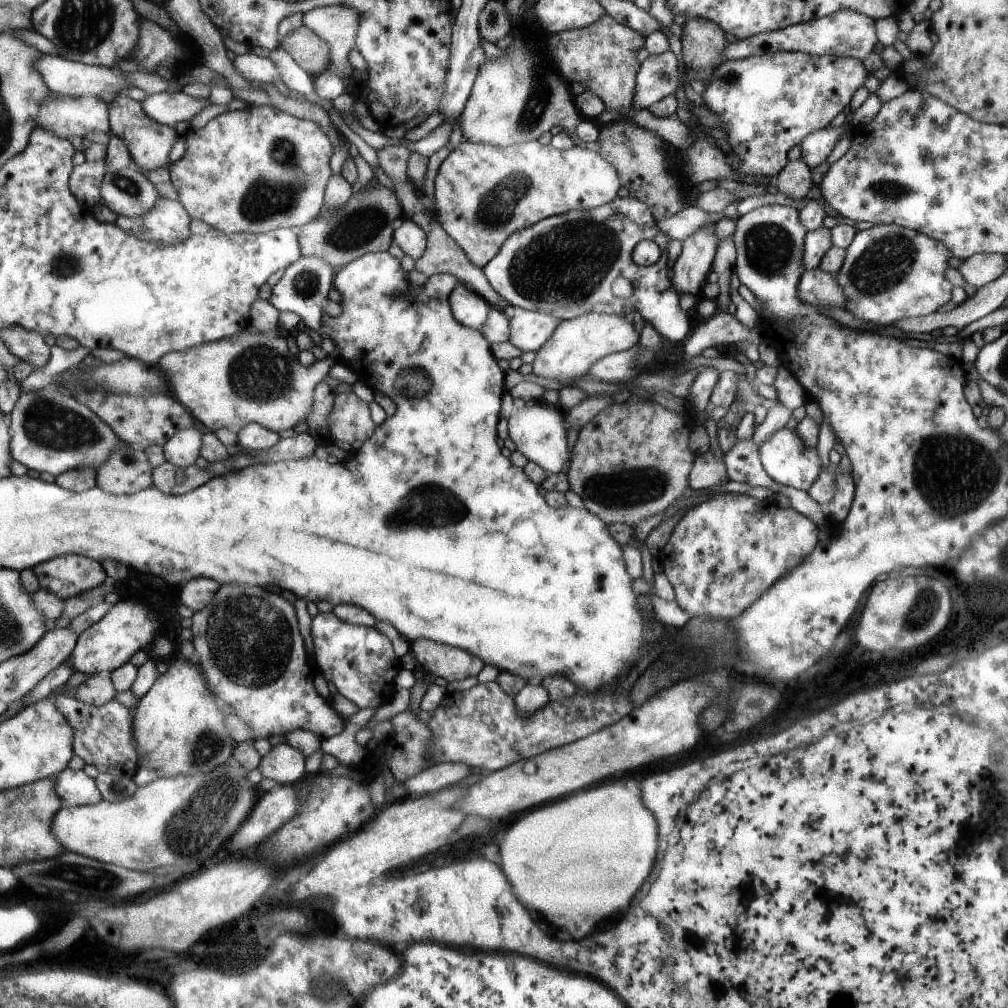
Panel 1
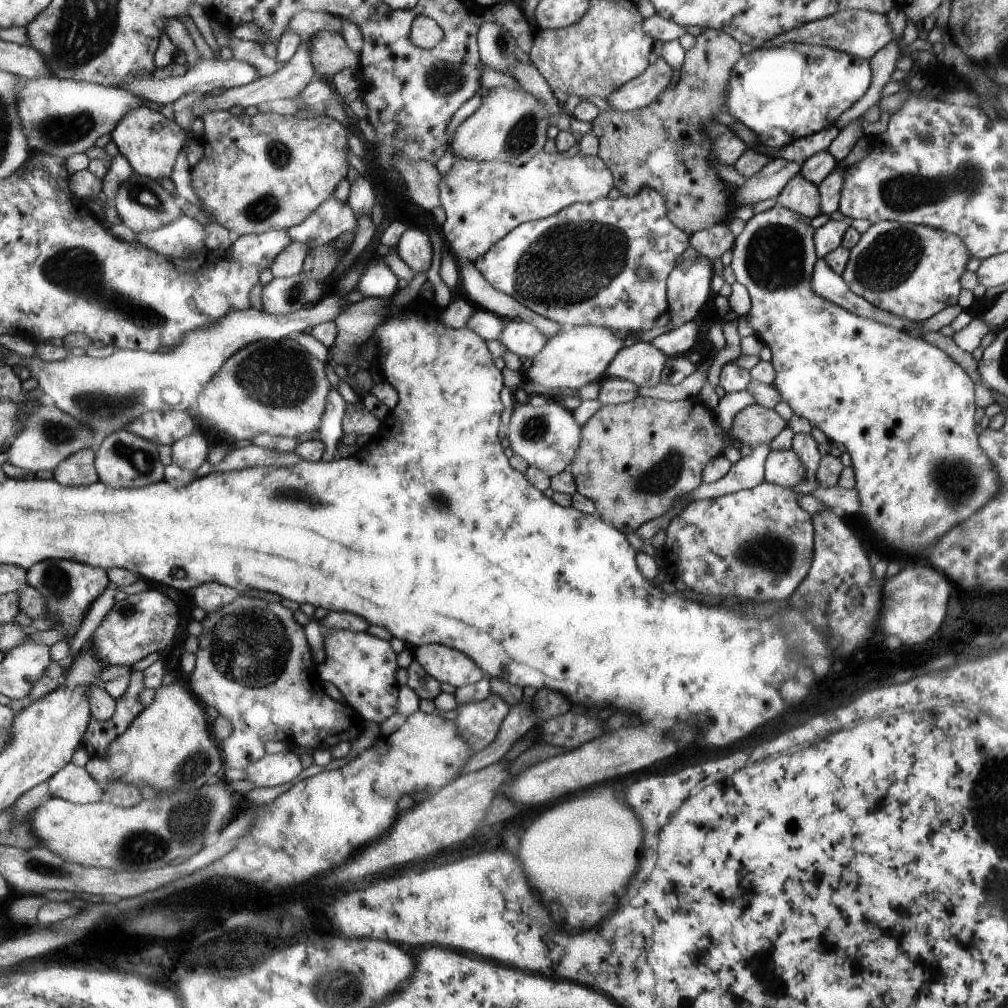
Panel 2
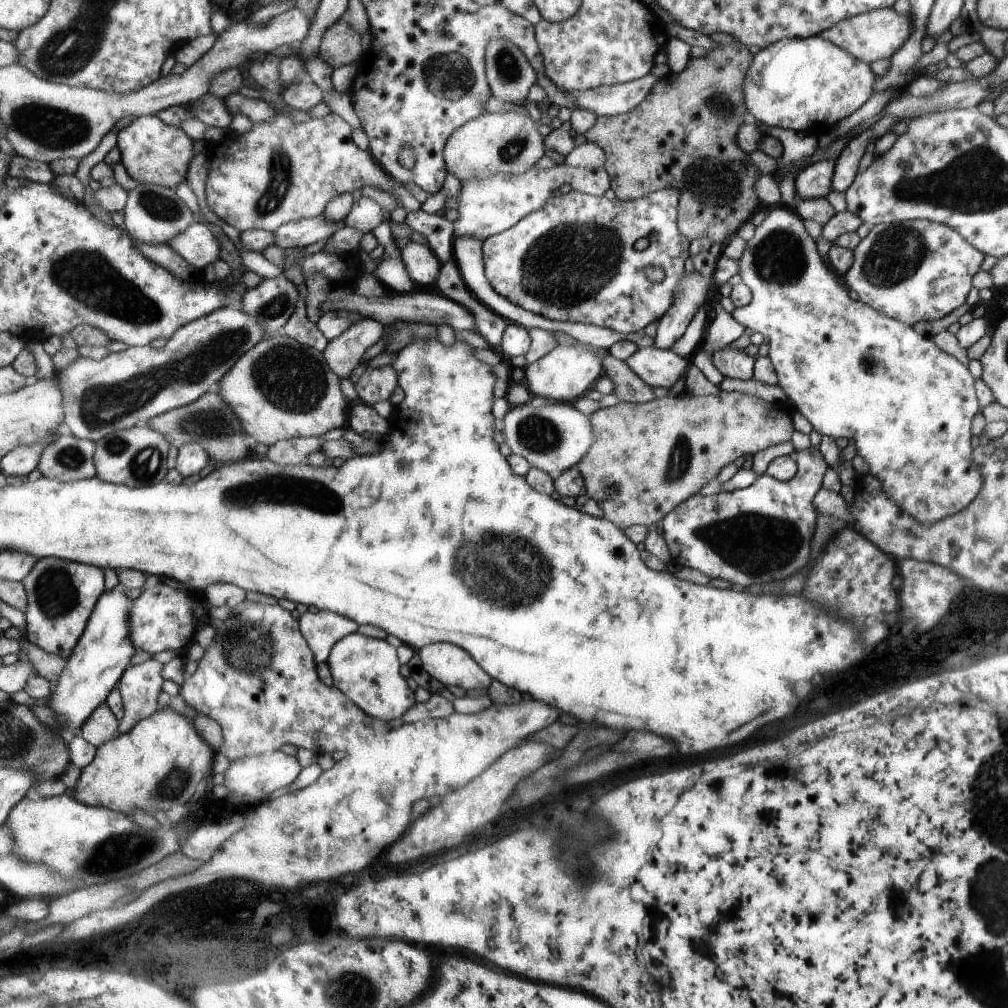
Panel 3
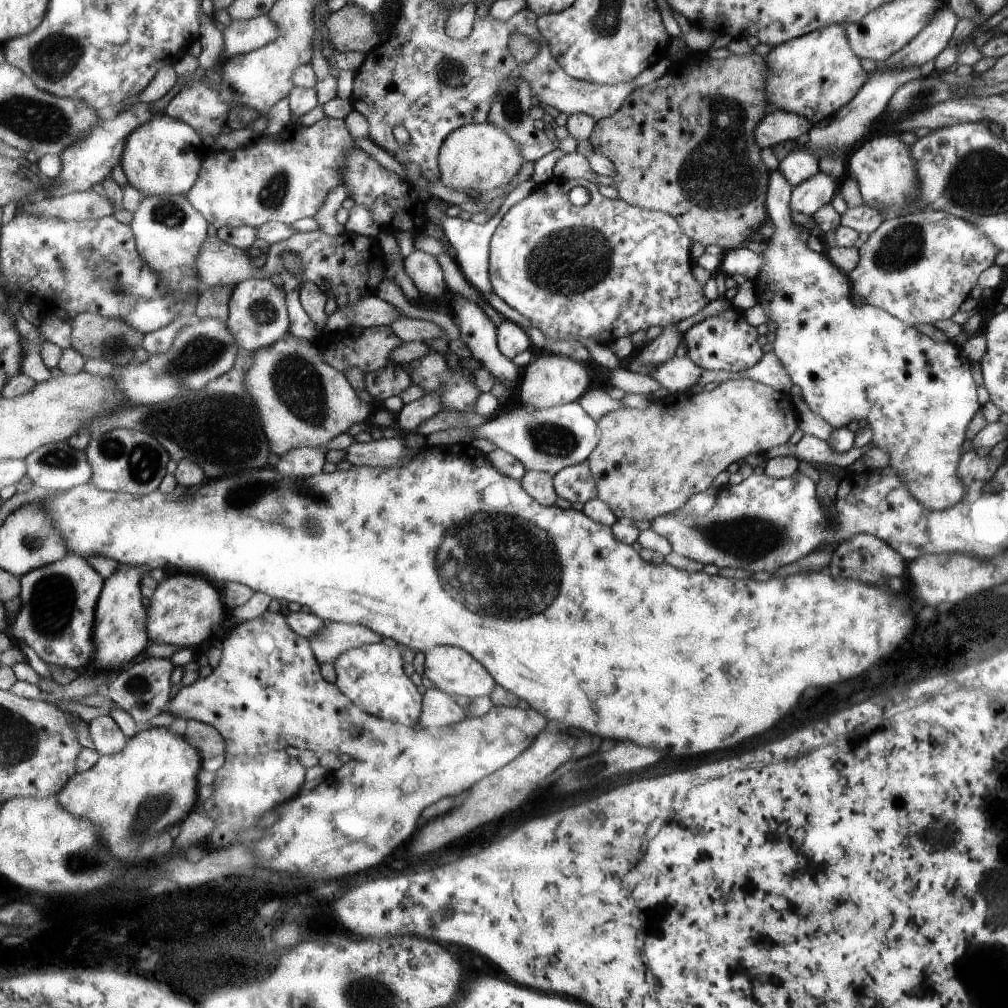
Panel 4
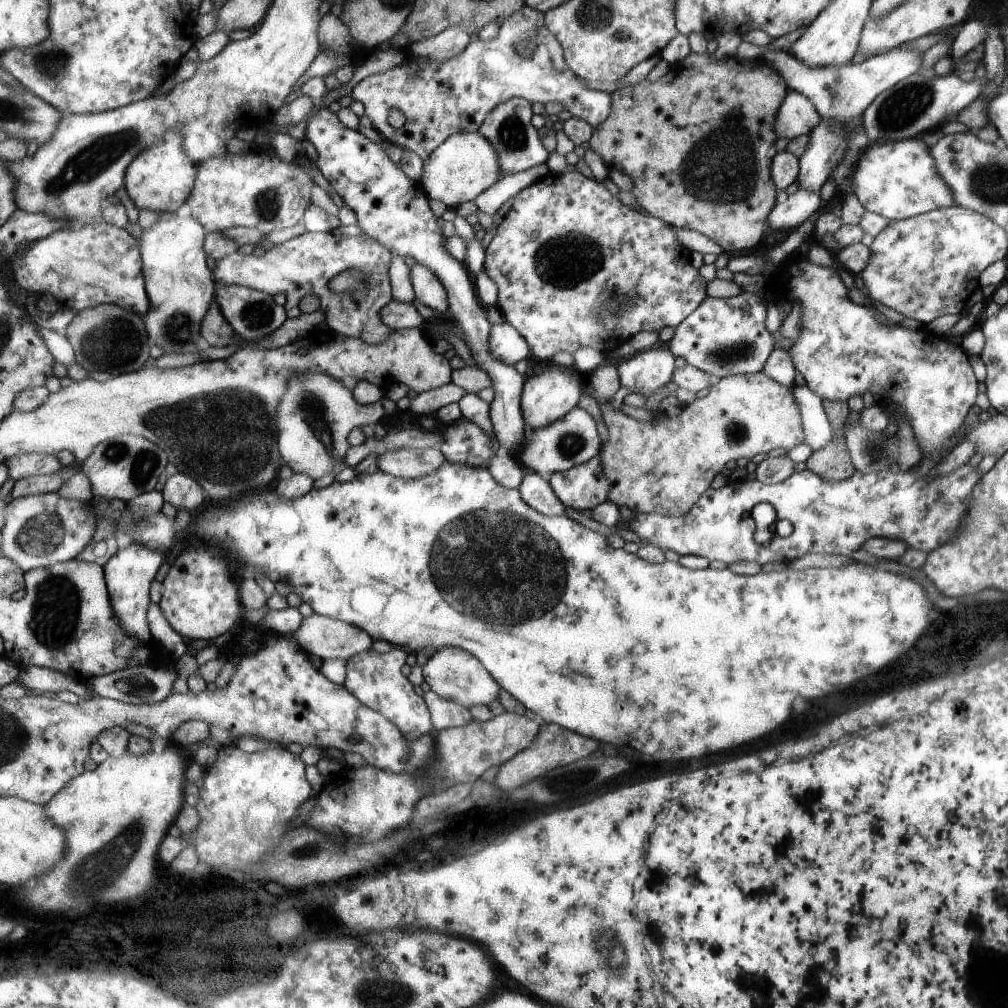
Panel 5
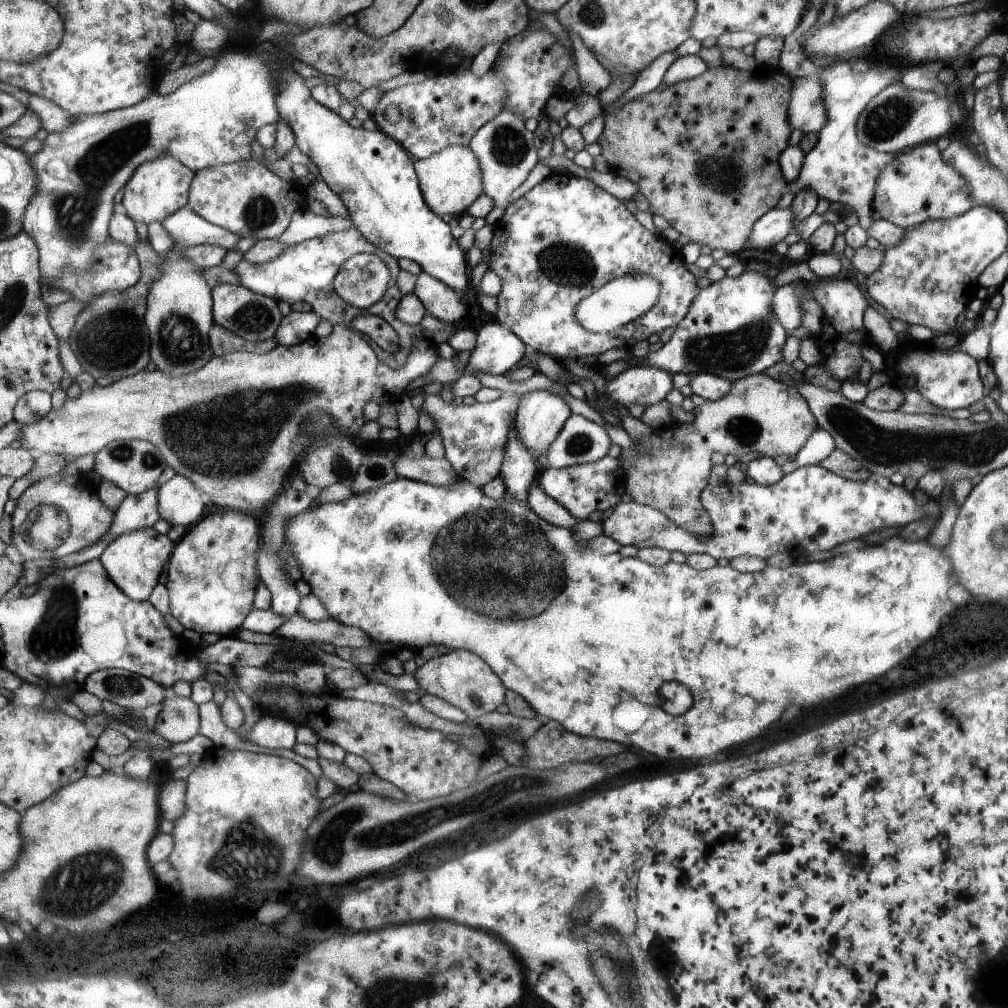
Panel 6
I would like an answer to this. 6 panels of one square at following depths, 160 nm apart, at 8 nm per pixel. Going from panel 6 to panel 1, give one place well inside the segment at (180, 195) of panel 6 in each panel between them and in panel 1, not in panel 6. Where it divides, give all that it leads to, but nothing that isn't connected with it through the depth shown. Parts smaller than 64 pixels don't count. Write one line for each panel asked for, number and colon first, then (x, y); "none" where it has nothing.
1: (150, 142)
2: (151, 142)
3: (153, 152)
4: (165, 156)
5: (161, 178)

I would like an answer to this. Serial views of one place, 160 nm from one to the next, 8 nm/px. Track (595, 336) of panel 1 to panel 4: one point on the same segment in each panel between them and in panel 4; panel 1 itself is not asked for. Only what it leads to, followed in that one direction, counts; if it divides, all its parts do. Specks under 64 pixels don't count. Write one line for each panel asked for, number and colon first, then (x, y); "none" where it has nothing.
2: (576, 355)
3: (563, 374)
4: (550, 380)

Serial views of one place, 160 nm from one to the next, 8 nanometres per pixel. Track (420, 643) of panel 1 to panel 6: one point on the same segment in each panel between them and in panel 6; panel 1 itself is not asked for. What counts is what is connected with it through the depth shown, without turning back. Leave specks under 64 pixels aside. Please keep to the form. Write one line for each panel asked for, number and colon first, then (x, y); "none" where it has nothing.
2: (446, 664)
3: (452, 666)
4: (453, 670)
5: (455, 674)
6: (460, 677)

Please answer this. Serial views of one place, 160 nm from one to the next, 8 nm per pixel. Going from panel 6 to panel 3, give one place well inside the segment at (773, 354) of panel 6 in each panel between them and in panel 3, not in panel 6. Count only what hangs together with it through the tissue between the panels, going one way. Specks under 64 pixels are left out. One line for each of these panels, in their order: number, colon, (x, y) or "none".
3: (732, 363)
4: (724, 341)
5: (724, 337)

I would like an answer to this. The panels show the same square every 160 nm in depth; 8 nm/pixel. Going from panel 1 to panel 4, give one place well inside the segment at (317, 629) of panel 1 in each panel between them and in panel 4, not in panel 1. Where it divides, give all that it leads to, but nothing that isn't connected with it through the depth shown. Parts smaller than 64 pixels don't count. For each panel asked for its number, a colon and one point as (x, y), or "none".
2: (364, 667)
3: (366, 669)
4: (371, 675)

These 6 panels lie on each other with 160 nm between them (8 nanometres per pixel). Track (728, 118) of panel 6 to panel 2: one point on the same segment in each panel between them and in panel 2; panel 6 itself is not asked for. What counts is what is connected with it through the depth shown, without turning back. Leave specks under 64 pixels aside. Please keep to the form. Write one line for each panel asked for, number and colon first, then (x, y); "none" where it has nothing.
2: (658, 146)
3: (680, 135)
4: (683, 144)
5: (697, 143)

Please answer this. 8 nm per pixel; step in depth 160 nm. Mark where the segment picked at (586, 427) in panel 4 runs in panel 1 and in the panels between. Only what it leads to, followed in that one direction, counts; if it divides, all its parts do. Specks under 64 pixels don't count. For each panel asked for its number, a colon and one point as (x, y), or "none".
1: (539, 432)
2: (547, 437)
3: (553, 437)

